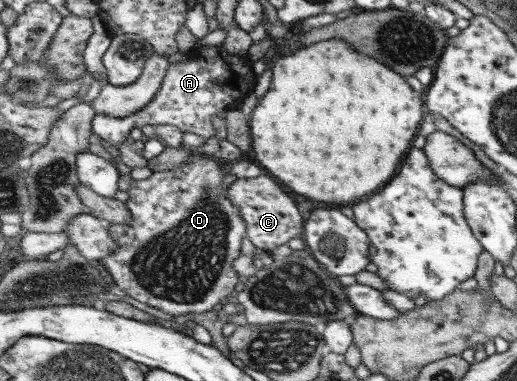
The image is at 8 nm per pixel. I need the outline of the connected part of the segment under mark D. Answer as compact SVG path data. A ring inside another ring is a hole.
M197 153L188 163L179 168L153 172L150 177L144 180L133 179L127 192L128 201L125 202L127 208L131 211L132 221L123 224L108 222L109 231L113 236L113 241L117 241L118 249L112 252L112 255L109 255L108 258L100 260L100 263L105 268L108 268L110 276L113 277L113 282L134 299L153 308L158 308L173 317L189 314L190 312L209 312L213 306L224 304L229 296L235 294L235 286L239 282L239 274L235 272L233 262L241 256L241 244L243 244L243 238L248 236L248 224L241 214L241 209L236 204L233 204L233 201L228 197L229 187L225 186L225 174L227 173L225 163L221 159L218 160L213 156Z

